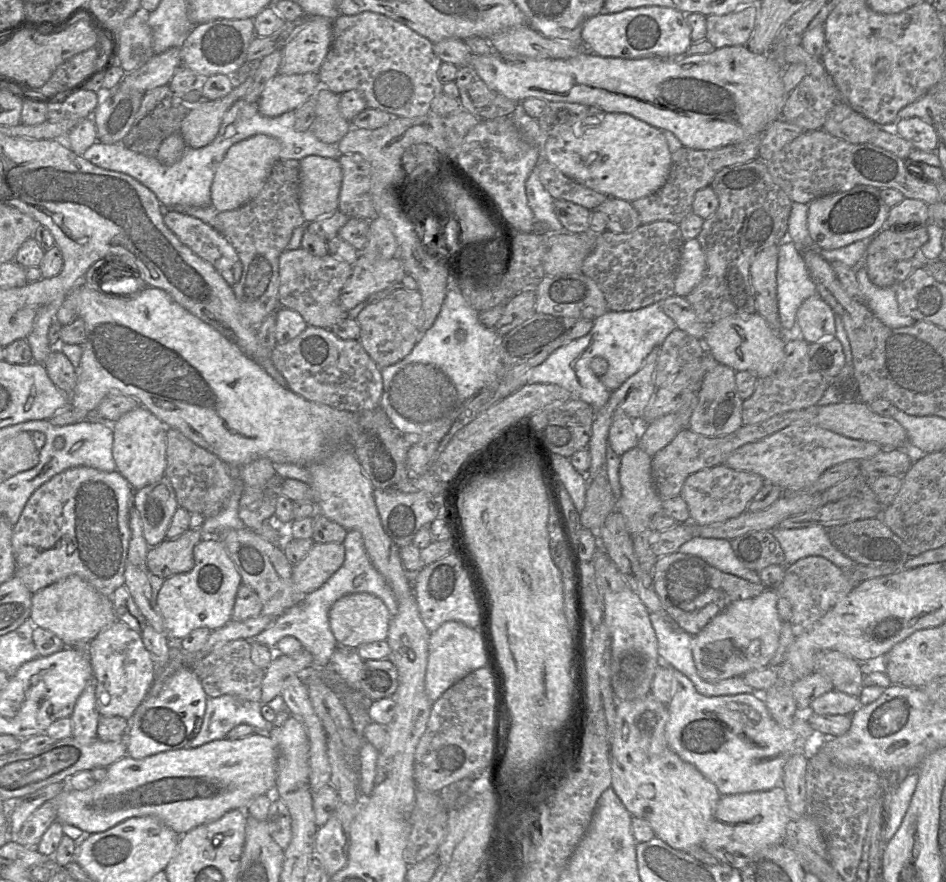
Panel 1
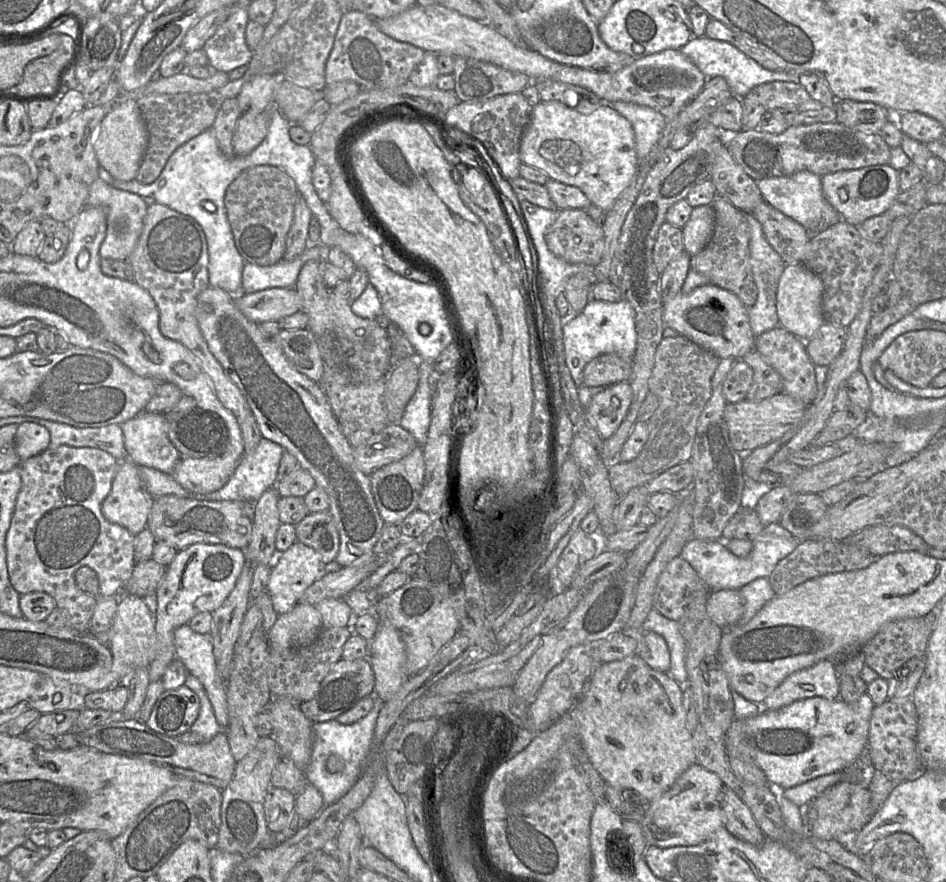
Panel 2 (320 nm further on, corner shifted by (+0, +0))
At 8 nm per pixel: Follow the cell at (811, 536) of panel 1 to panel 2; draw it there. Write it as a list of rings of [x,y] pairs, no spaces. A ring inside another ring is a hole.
[[[764,529],[752,543],[752,552],[747,557],[740,558],[729,551],[722,540],[705,541],[693,538],[683,547],[680,556],[698,573],[710,592],[724,589],[738,590],[757,578],[768,578],[778,562],[789,555],[799,541],[793,536],[765,533]]]

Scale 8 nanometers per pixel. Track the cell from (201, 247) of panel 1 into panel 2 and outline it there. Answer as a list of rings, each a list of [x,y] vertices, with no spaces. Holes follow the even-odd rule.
[[[154,203],[148,206],[142,233],[129,255],[135,282],[154,299],[159,310],[159,329],[163,336],[182,343],[199,361],[221,404],[236,417],[250,411],[239,388],[225,374],[200,331],[196,318],[197,297],[209,286],[209,254],[206,235],[191,216]]]

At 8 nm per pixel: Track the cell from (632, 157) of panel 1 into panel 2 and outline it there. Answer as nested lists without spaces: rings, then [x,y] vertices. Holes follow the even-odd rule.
[[[541,101],[533,107],[519,155],[522,163],[542,170],[550,179],[579,188],[604,212],[628,187],[639,165],[630,122],[604,102],[591,114],[581,114],[559,101]]]

